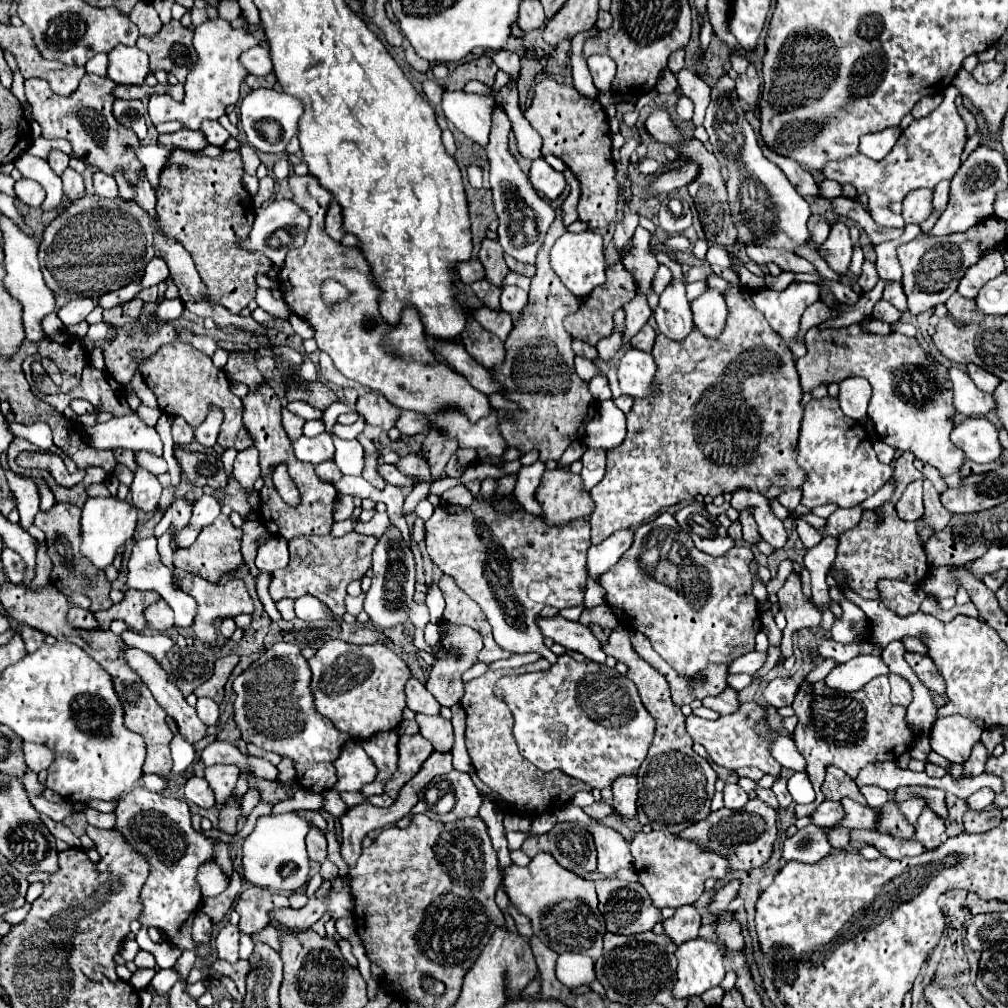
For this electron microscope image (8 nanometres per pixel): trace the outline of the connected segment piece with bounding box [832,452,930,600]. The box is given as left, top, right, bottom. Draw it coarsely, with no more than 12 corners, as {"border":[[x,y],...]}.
{"border":[[894,466],[892,498],[838,536],[832,574],[876,600],[882,578],[918,586],[930,570],[918,522],[894,508],[922,478]]}

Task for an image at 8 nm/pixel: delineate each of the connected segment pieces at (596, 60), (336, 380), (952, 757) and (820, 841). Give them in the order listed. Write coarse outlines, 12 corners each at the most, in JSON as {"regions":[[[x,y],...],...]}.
{"regions":[[[596,54],[588,58],[598,90],[610,90],[614,62]],[[320,352],[320,372],[328,382],[340,388],[362,390],[358,382],[350,382]],[[962,716],[934,722],[930,746],[952,764],[964,764],[982,728]],[[808,824],[784,840],[784,860],[816,864],[832,848]]]}

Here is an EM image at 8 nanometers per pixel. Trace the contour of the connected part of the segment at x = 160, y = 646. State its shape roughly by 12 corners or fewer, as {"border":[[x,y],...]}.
{"border":[[124,630],[128,646],[148,650],[174,682],[166,652],[176,644],[164,634],[144,636]]}

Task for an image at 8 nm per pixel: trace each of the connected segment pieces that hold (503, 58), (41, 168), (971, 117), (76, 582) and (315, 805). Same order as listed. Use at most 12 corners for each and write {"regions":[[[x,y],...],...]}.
{"regions":[[[500,50],[492,56],[498,68],[518,82],[520,56]],[[22,154],[14,166],[46,190],[42,210],[60,204],[62,180],[46,160]],[[958,106],[966,122],[968,136],[976,132],[976,114],[966,106]],[[56,502],[34,524],[46,534],[52,584],[110,608],[104,570],[80,556],[80,508]],[[301,788],[276,804],[272,815],[293,810],[319,811],[323,797]]]}

